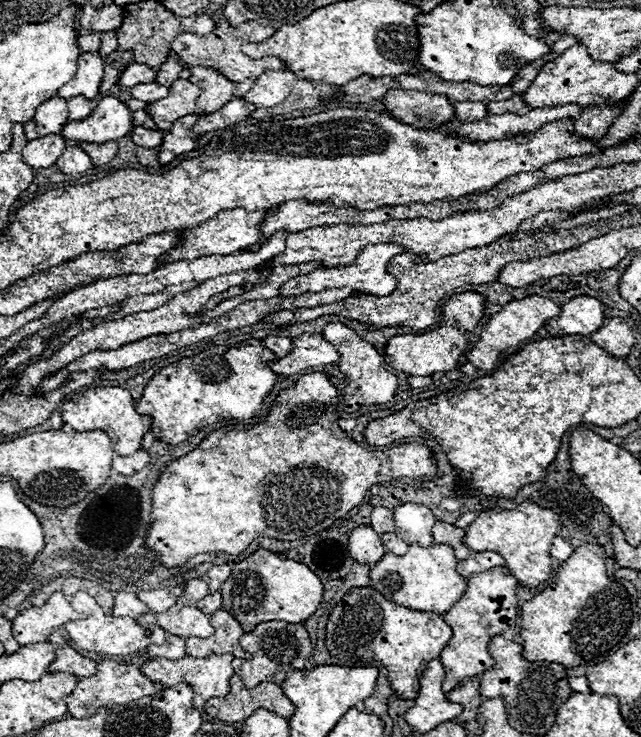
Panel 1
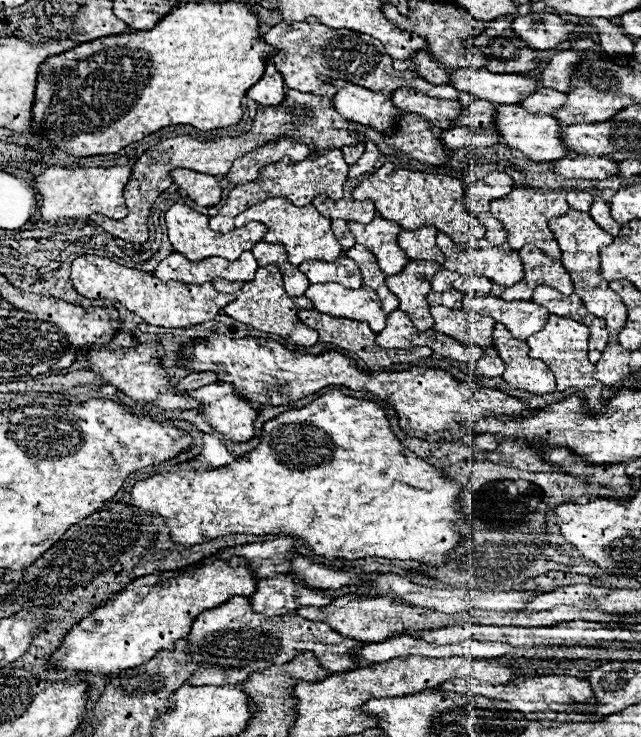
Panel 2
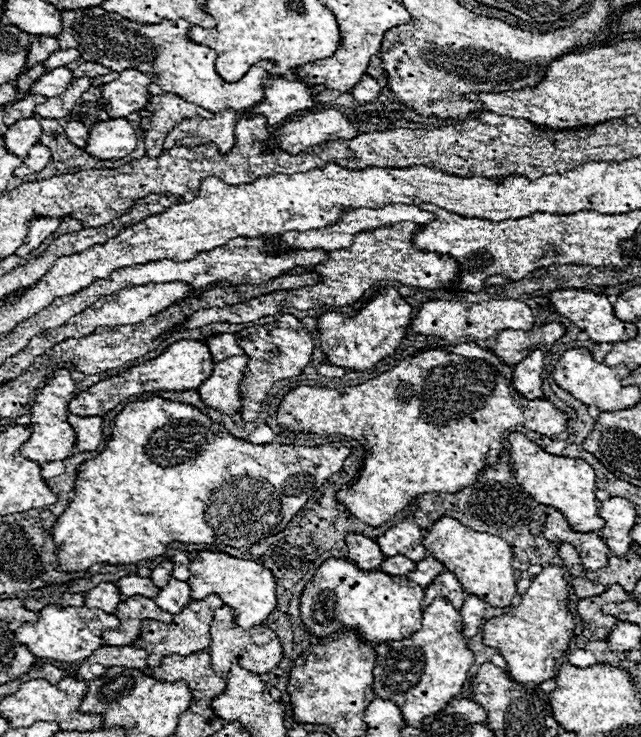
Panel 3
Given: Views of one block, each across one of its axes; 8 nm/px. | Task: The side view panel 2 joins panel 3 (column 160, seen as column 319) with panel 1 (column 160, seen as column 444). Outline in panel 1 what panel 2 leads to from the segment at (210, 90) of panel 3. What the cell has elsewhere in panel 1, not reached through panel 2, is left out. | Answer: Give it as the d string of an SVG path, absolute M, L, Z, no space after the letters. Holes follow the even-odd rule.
M138 84L130 90L130 96L136 100L144 100L144 102L156 102L168 96L168 88L164 88L162 84Z

